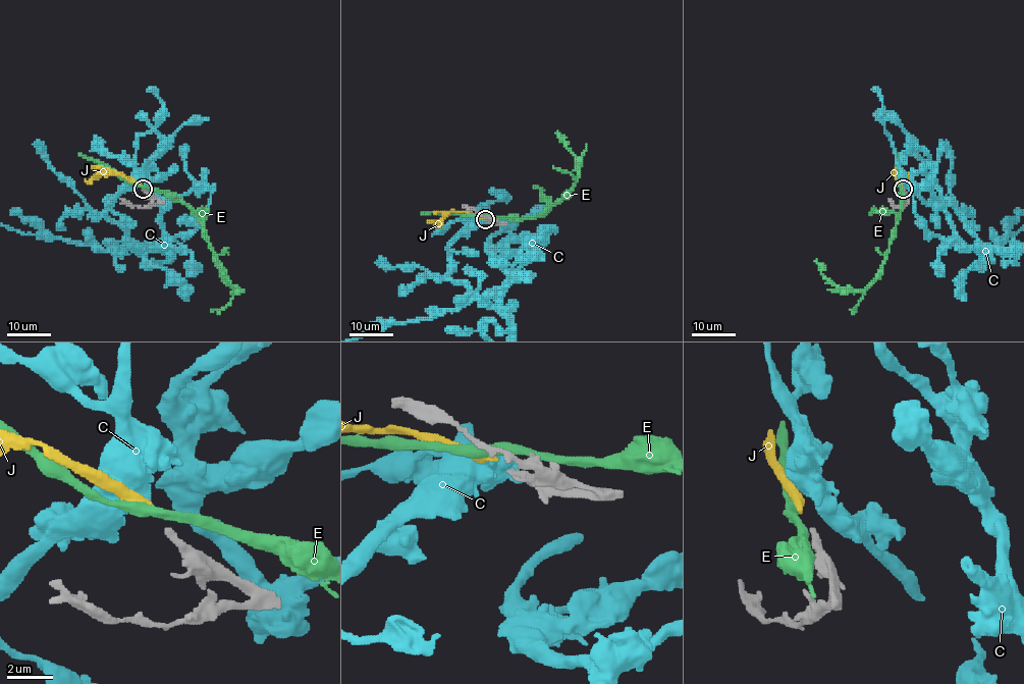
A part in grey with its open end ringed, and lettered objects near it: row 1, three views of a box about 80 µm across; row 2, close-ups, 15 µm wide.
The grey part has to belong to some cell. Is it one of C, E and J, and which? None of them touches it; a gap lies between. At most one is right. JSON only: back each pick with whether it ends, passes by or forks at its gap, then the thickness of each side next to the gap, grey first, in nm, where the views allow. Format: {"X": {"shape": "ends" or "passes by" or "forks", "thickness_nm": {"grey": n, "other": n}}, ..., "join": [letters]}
{"J": {"shape": "ends", "thickness_nm": {"grey": 280, "other": 320}}, "join": ["J"]}

